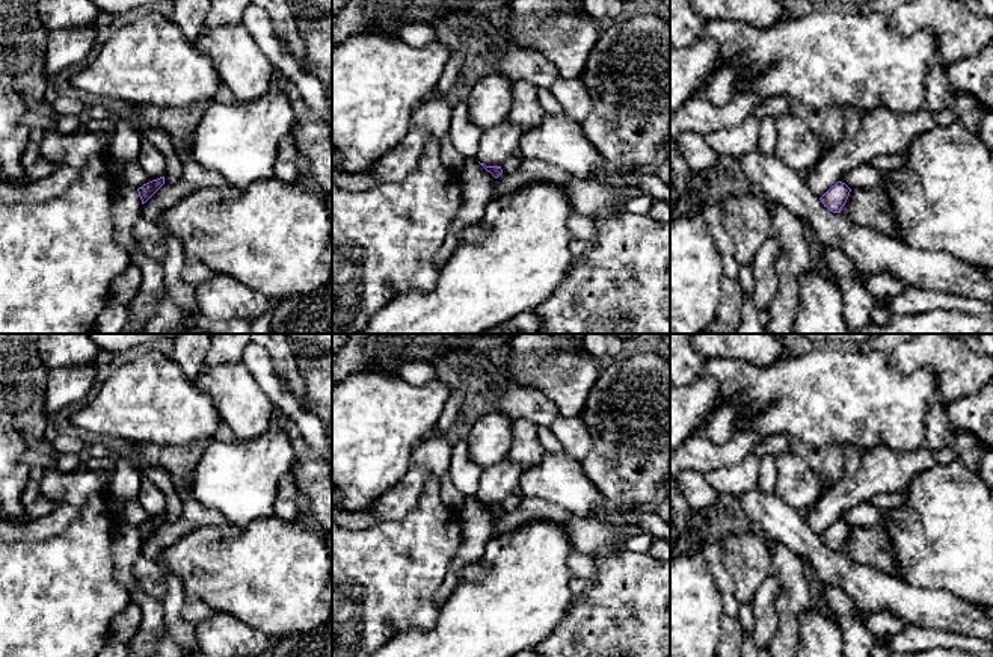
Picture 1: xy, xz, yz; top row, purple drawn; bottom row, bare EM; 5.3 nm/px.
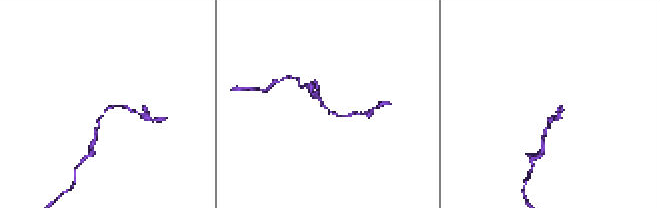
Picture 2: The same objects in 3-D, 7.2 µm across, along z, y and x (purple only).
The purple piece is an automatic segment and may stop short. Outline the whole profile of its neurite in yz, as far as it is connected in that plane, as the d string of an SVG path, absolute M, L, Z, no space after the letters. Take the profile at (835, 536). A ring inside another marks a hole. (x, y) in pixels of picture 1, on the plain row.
M838 520L819 538L830 550L841 551L850 535L850 530L851 527L845 521Z

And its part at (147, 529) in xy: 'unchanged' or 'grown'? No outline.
unchanged

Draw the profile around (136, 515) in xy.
M131 500L128 503L128 507L127 507L127 518L125 521L133 526L133 527L139 527L142 526L143 523L152 520L148 512L142 507L142 504L139 503L139 500Z

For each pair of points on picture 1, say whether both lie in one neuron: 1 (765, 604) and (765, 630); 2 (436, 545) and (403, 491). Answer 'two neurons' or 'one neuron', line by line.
1: one neuron
2: two neurons

